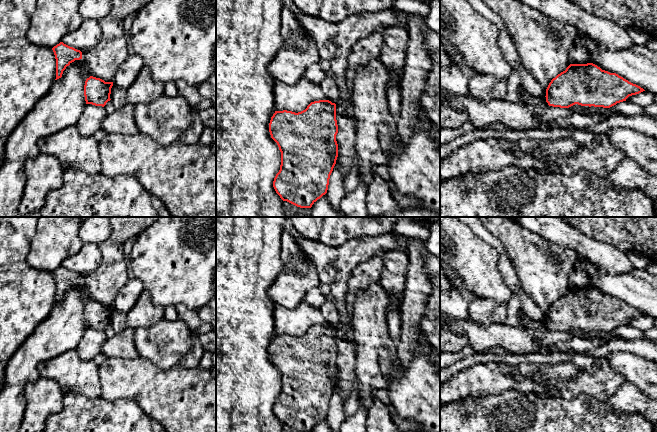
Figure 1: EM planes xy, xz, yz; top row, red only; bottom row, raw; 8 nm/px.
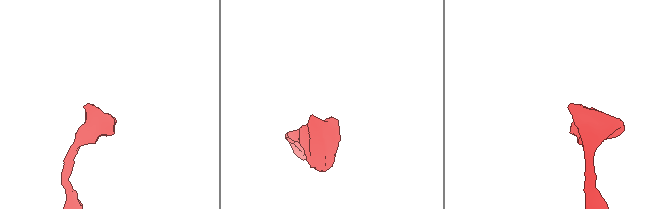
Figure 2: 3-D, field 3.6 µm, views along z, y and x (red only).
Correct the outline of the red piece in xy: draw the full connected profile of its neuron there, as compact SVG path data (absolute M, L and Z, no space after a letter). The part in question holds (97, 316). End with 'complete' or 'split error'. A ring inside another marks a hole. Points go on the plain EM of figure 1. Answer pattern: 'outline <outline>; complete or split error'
outline M90 300L84 309L84 320L86 328L104 331L110 325L113 306L105 306L100 302Z; complete

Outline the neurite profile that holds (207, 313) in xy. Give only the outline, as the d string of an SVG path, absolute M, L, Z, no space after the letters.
M216 269L213 288L215 292L214 298L207 305L201 307L197 312L203 322L211 324L212 328L216 330Z

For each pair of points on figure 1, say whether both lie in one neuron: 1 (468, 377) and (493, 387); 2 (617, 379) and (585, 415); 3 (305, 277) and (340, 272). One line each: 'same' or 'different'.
1: same
2: different
3: different

